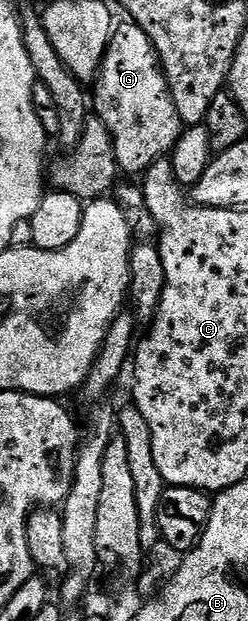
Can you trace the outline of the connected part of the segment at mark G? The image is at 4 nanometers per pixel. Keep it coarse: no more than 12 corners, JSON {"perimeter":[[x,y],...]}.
{"perimeter":[[115,25],[94,112],[117,165],[167,157],[180,115],[146,30]]}

